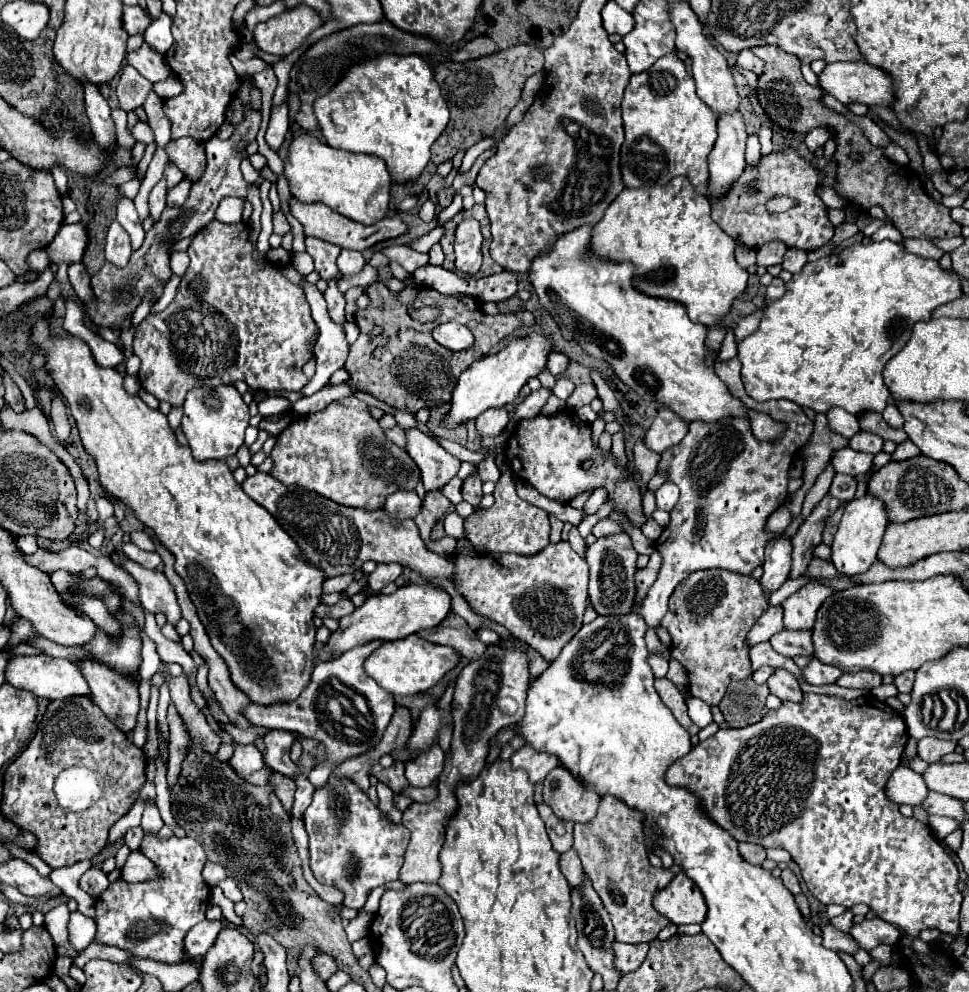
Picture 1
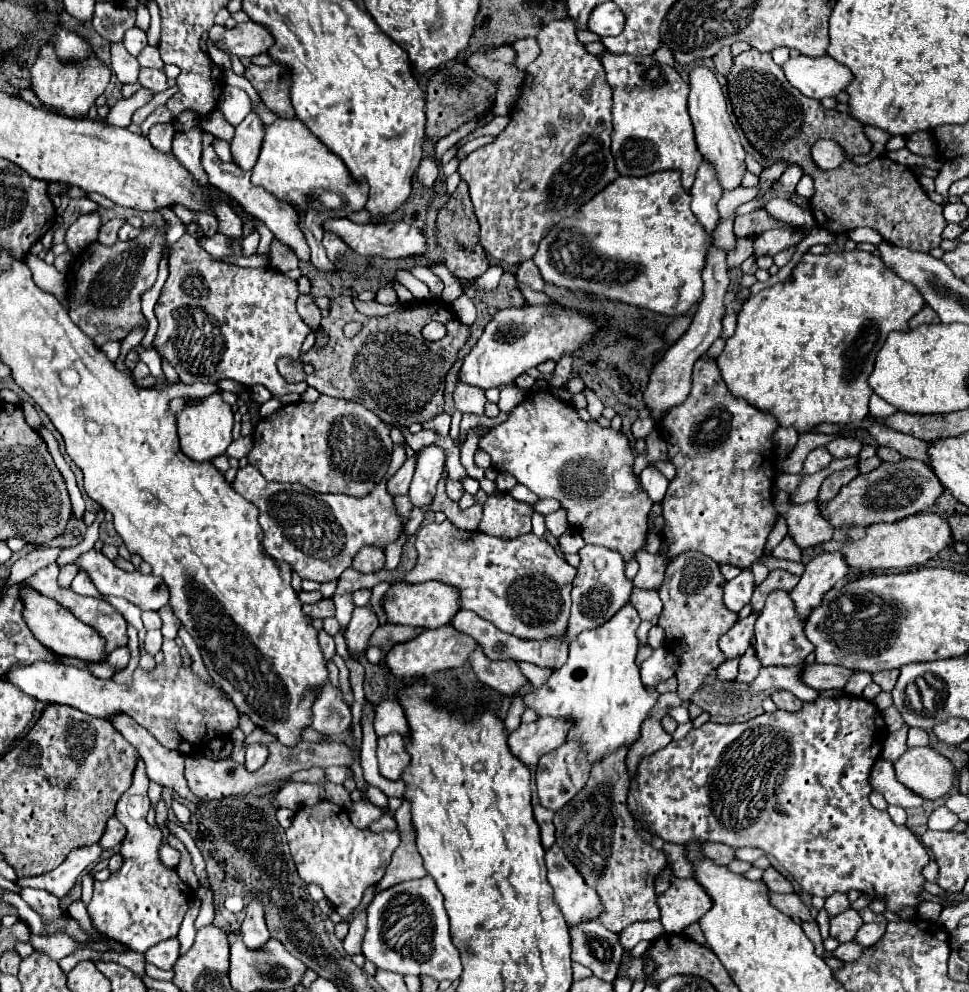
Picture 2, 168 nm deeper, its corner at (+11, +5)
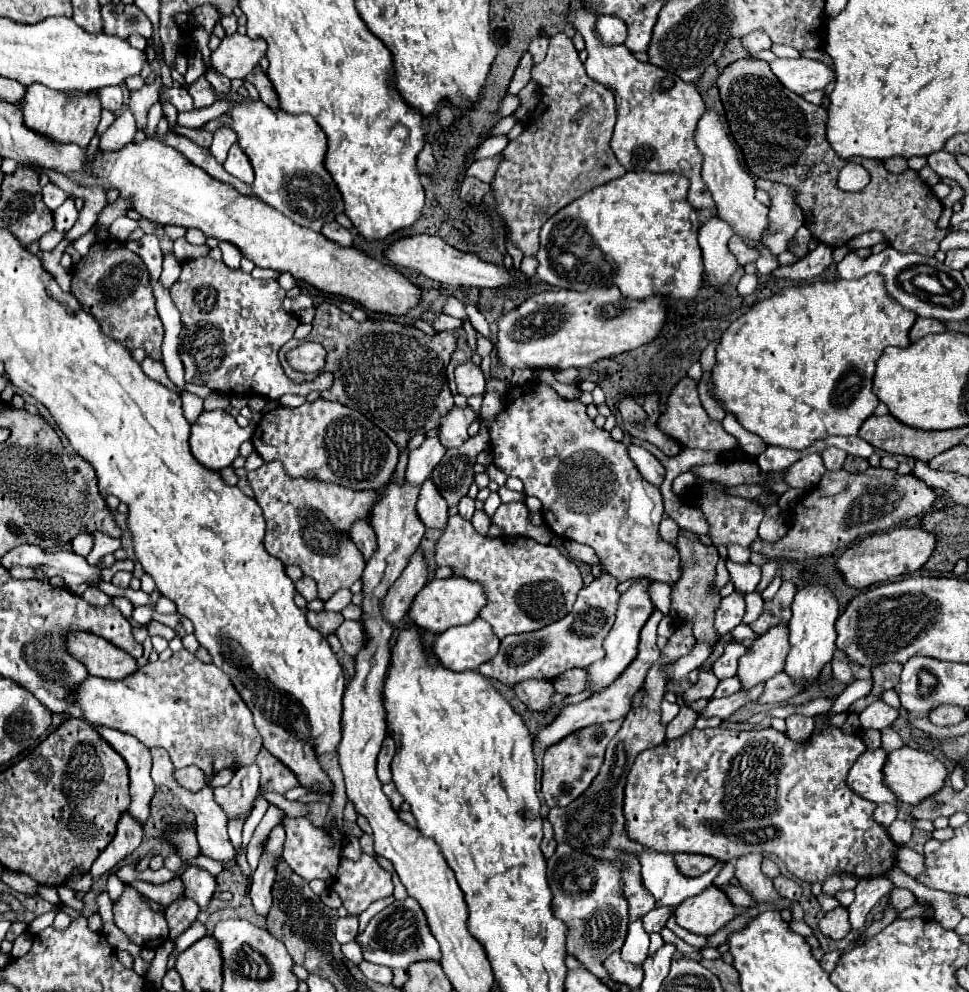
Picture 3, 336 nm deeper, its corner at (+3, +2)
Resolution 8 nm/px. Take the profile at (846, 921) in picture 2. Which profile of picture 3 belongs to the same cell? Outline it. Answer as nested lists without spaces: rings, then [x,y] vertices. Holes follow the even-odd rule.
[[[839,906],[831,912],[827,912],[821,920],[819,920],[819,930],[833,940],[841,940],[845,934],[849,934],[851,924],[847,920],[847,908]]]

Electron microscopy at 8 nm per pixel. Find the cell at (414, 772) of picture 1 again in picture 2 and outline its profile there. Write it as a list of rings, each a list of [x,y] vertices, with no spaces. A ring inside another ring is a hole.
[[[387,735],[387,737],[379,737],[377,741],[377,757],[379,757],[379,771],[387,777],[387,779],[401,779],[403,771],[409,767],[411,763],[411,755],[405,749],[403,737],[401,735]]]

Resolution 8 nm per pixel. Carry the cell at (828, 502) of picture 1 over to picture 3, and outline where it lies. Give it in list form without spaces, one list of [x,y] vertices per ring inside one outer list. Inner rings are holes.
[[[783,582],[783,586],[779,588],[779,592],[775,594],[773,600],[765,602],[765,612],[761,614],[759,620],[755,620],[751,624],[751,630],[761,636],[765,634],[769,628],[773,626],[787,626],[791,620],[791,604],[793,604],[793,596],[795,596],[797,588],[791,582]]]

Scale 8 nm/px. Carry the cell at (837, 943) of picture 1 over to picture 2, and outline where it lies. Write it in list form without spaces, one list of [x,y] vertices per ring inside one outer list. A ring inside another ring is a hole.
[[[769,893],[771,895],[771,903],[779,909],[779,911],[783,911],[785,915],[789,915],[789,917],[793,917],[793,919],[801,919],[801,921],[809,921],[809,923],[813,923],[815,919],[811,917],[811,913],[809,913],[809,909],[803,905],[803,901],[799,899],[799,895],[795,895],[795,893],[789,893],[789,895],[779,895],[779,893]]]

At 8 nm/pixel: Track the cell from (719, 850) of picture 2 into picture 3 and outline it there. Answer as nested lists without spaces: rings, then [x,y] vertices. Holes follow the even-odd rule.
[[[675,854],[673,856],[675,860],[675,866],[677,870],[683,874],[683,876],[701,876],[703,872],[707,872],[709,868],[713,868],[717,862],[715,858],[703,858],[701,854],[695,856],[695,854]]]

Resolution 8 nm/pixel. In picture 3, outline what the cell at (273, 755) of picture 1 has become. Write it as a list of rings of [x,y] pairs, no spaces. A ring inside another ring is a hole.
[[[255,764],[237,770],[227,786],[215,788],[215,802],[223,808],[227,820],[249,816],[259,790],[259,774],[259,766]]]

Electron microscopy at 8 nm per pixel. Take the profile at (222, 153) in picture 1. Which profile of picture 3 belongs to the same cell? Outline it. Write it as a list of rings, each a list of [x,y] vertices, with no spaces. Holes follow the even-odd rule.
[[[115,240],[95,242],[73,268],[71,294],[79,300],[85,312],[99,320],[101,330],[107,336],[129,346],[129,350],[143,348],[147,356],[161,360],[159,342],[163,326],[155,310],[155,300],[151,298],[151,286],[147,286],[147,270],[143,270],[143,262],[139,262],[125,244]]]

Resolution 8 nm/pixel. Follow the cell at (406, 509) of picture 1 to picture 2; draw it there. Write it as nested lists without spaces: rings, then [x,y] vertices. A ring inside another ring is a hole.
[[[415,457],[413,459],[407,459],[403,463],[403,467],[387,481],[387,493],[397,497],[397,495],[407,495],[409,491],[409,483],[411,483],[411,477],[413,477],[413,463],[415,463]]]

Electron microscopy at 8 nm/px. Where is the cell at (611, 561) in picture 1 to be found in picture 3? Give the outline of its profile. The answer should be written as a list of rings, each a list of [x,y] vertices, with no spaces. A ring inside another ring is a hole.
[[[601,574],[599,580],[593,580],[587,588],[583,588],[579,592],[579,598],[577,598],[571,614],[567,614],[565,618],[561,618],[541,630],[503,638],[497,656],[493,656],[489,662],[481,664],[479,672],[483,676],[495,678],[507,686],[515,686],[529,678],[553,680],[555,676],[563,674],[565,670],[591,666],[593,662],[597,662],[605,656],[601,642],[615,622],[617,600],[619,600],[619,592],[617,592],[615,578]]]

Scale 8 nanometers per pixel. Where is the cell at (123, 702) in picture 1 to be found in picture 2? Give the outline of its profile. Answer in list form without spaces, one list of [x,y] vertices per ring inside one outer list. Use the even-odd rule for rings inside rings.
[[[117,713],[109,717],[109,723],[131,743],[137,747],[141,759],[147,765],[147,777],[163,787],[175,789],[181,797],[191,801],[201,801],[193,797],[187,781],[185,781],[185,755],[179,751],[171,751],[163,747],[145,727],[137,725],[133,717],[125,713]]]

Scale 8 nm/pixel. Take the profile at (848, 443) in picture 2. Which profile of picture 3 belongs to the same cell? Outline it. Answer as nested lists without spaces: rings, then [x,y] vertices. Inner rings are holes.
[[[825,448],[821,452],[821,458],[823,458],[823,464],[827,470],[839,470],[839,468],[843,468],[847,452],[839,450],[839,448]]]

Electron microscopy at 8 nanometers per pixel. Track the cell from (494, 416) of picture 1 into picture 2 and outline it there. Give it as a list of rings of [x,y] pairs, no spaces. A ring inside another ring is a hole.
[[[457,383],[455,387],[455,409],[461,413],[473,413],[473,415],[485,415],[485,391],[479,391],[479,387],[463,387],[463,383]]]

